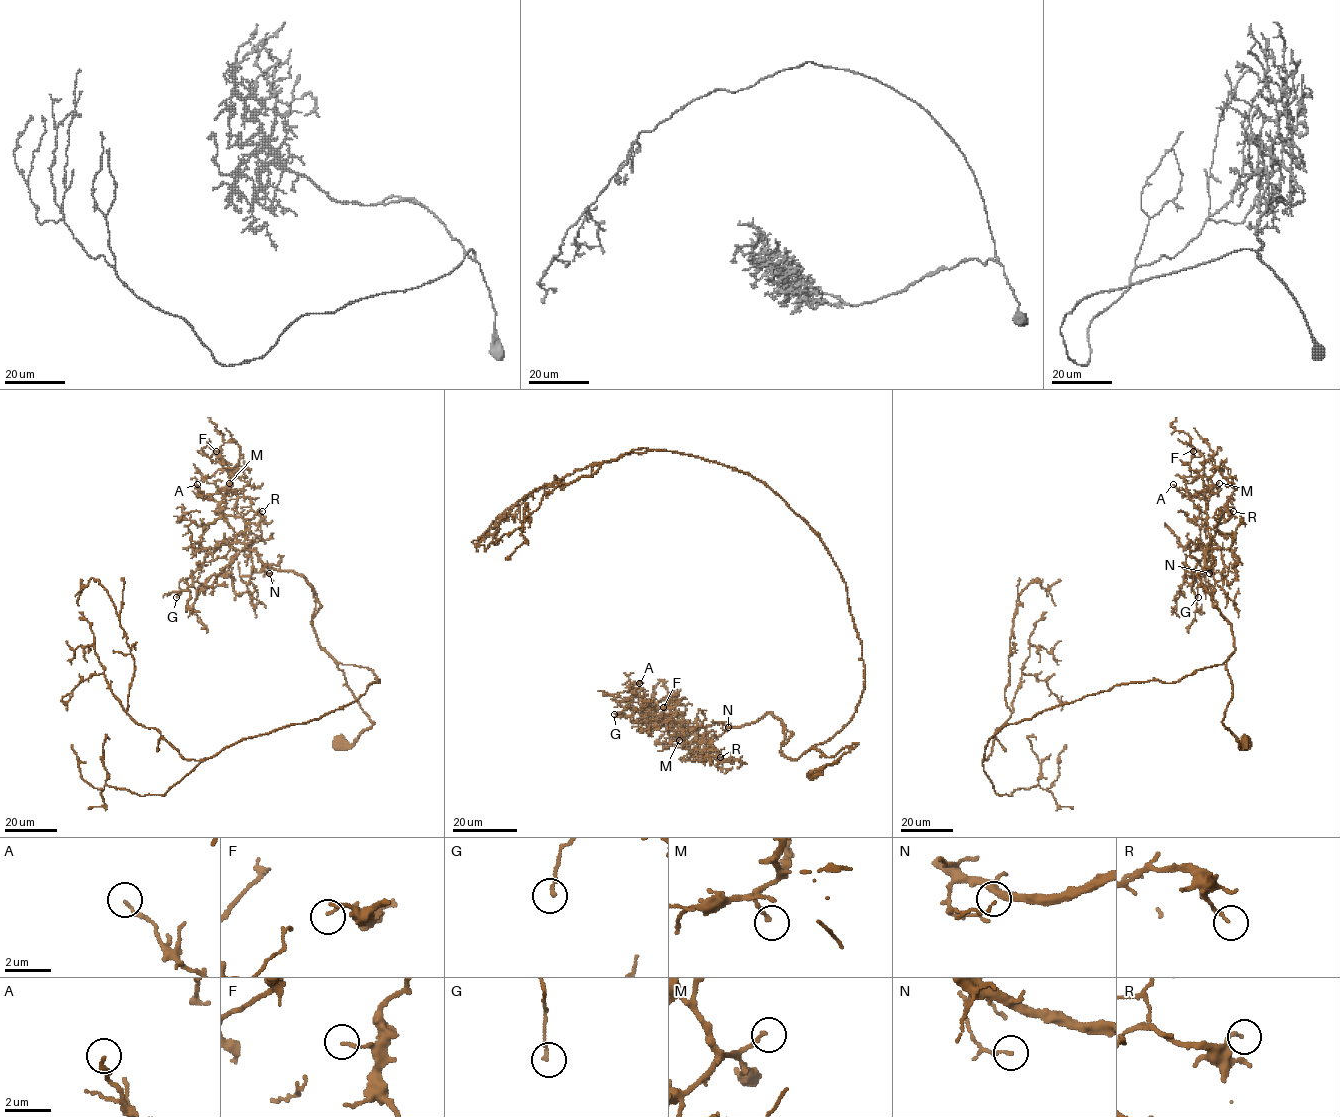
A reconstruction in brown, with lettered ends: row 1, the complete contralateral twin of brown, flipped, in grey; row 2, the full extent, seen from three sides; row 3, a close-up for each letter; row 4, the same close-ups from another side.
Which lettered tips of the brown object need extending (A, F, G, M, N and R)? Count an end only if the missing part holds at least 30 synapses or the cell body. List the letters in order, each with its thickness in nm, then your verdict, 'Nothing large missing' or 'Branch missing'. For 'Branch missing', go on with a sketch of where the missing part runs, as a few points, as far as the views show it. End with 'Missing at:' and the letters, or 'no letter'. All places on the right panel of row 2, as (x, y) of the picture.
A: Thickness 130 nm. Nothing large missing
F: Thickness 140 nm. Nothing large missing
G: Thickness 140 nm. Nothing large missing
M: Thickness 170 nm. Branch missing. Course of what is missing: (1219, 483), (1225, 484), (1233, 473)
N: Thickness 100 nm. Nothing large missing
R: Thickness 140 nm. Nothing large missing
Missing at: M

